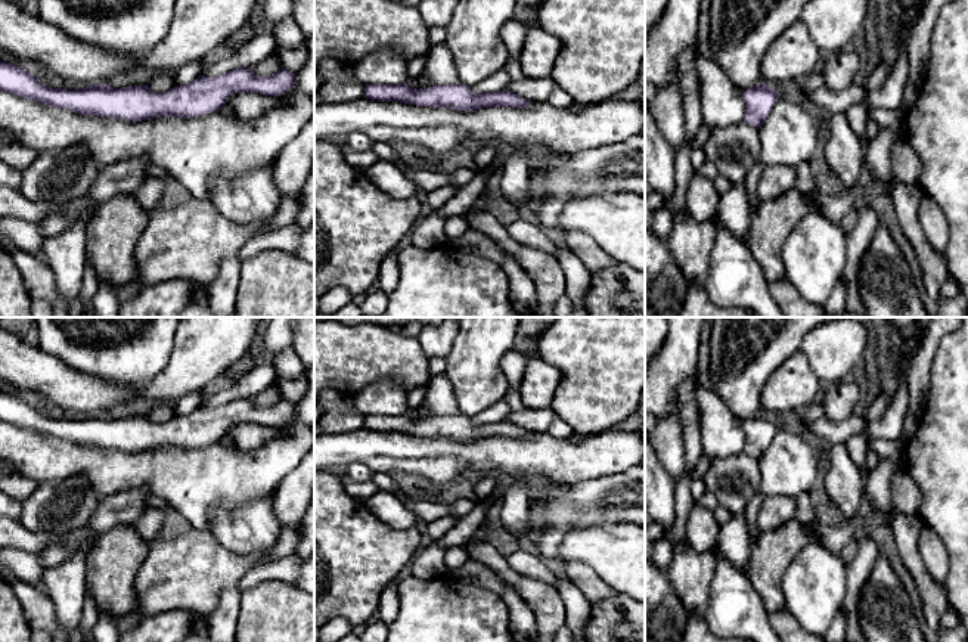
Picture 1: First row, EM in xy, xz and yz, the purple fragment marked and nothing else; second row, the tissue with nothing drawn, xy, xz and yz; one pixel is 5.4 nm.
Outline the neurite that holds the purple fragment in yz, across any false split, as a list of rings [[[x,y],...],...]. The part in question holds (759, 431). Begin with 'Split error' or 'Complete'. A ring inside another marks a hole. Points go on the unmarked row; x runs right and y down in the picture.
Complete. [[[760,413],[744,422],[742,427],[745,432],[744,452],[758,460],[767,446],[772,443],[772,438],[779,429],[781,424],[770,416]]]

